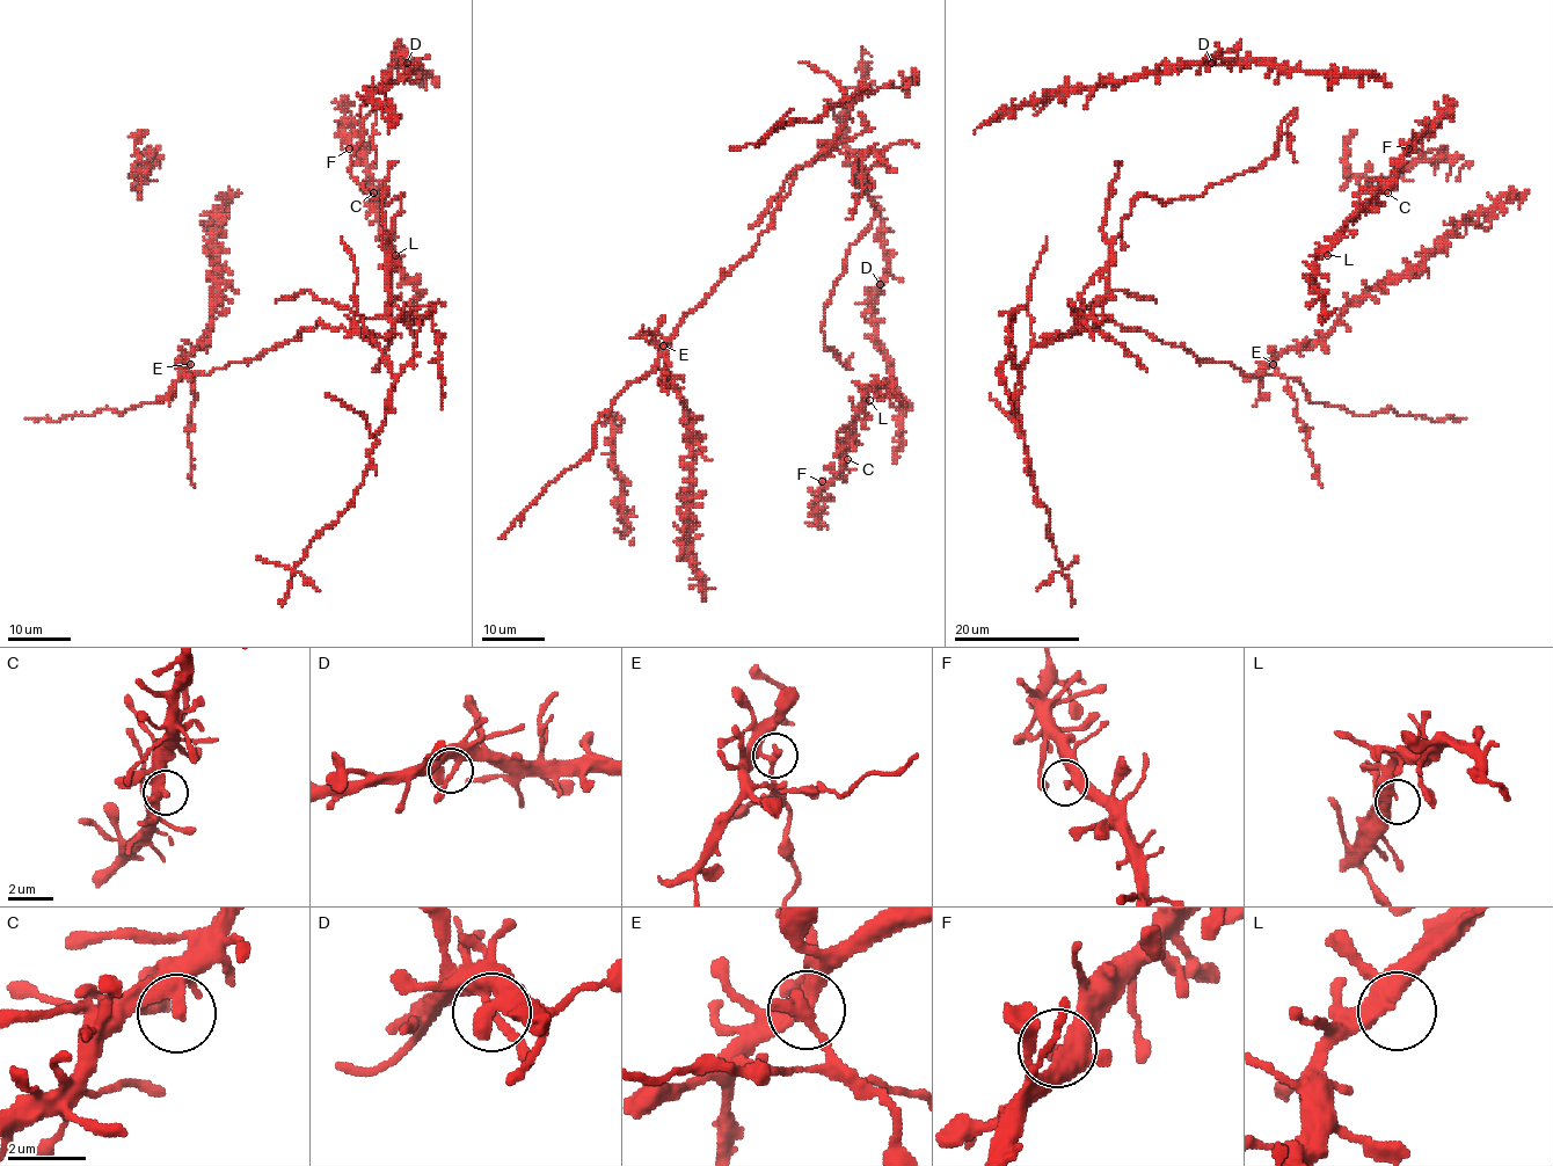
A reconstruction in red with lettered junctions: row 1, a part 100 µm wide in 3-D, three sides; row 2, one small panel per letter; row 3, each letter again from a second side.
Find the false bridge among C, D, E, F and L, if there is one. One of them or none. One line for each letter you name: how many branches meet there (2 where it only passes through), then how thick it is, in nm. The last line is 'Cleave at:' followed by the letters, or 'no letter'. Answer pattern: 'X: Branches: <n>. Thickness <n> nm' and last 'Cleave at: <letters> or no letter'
E: Branches: 2. Thickness 280 nm
Cleave at: E

